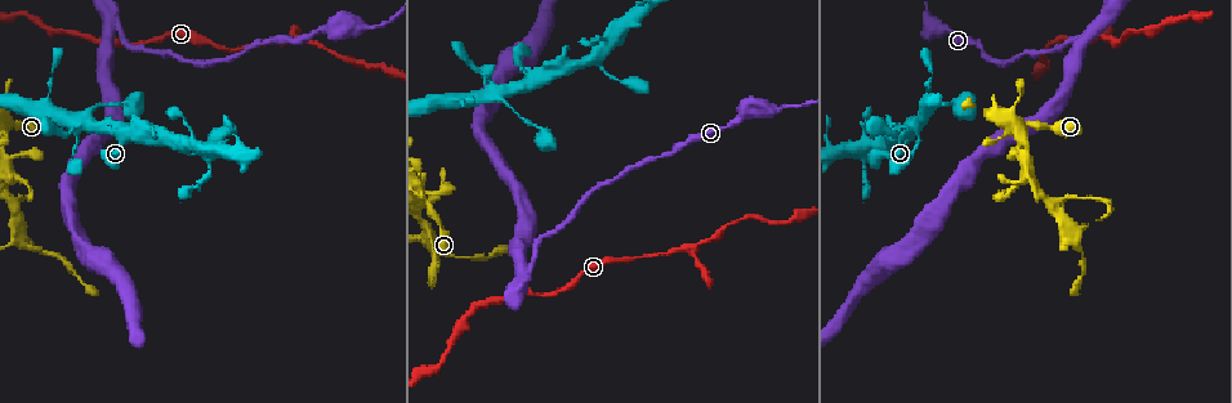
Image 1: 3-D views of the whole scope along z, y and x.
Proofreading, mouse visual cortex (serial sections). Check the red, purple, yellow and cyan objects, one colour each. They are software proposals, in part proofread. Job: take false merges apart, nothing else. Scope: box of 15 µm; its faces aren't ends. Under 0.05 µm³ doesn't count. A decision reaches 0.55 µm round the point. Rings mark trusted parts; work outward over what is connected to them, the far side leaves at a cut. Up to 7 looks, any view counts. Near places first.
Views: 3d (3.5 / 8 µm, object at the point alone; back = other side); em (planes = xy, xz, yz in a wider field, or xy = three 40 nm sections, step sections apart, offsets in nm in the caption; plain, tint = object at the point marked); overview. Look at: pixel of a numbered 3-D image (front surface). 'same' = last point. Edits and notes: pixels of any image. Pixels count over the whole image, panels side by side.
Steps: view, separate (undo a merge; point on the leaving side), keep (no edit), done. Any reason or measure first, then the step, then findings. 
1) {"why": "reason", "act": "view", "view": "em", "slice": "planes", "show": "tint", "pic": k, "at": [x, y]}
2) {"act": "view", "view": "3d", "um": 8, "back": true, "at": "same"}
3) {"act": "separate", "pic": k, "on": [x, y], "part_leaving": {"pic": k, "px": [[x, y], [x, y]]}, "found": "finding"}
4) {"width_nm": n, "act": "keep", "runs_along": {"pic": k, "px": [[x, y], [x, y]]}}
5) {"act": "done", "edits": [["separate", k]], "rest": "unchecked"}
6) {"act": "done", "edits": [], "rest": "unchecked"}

{"why": "thin neck", "act": "view", "view": "3d", "um": 3.5, "pic": 1, "at": [1094, 29]}

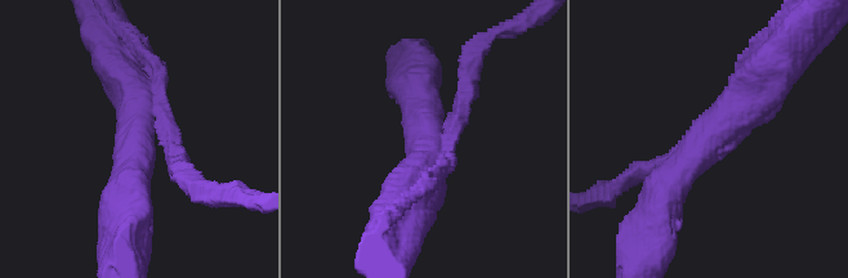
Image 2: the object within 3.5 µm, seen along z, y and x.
{"arms": 3, "arm_widths_nm": [250, 400, 500], "why": "now the EM", "act": "view", "view": "em", "slice": "planes", "show": "tint", "pic": 2, "at": [431, 128]}

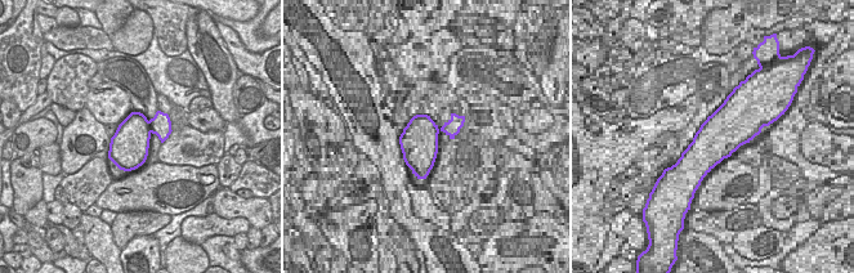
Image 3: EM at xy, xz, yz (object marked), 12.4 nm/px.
{"act": "keep", "runs_along": {"pic": 2, "px": [[179, 165], [164, 125], [139, 137], [128, 205]]}, "found": "continuous, no second cell"}

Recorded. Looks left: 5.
{"why": "branch point", "act": "view", "view": "em", "slice": "xy", "step": 3, "show": "tint", "pic": 1, "at": [687, 248]}

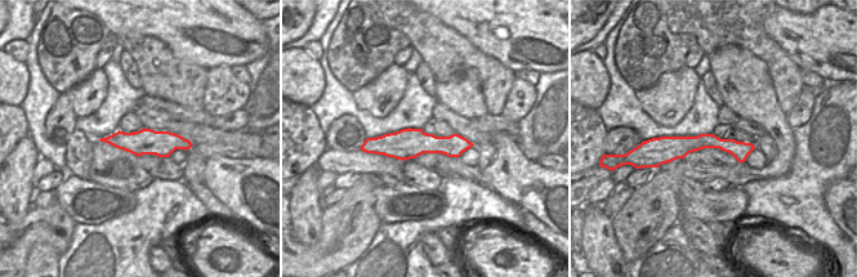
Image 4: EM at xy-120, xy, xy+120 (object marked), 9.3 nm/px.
{"act": "view", "view": "3d", "um": 3.5, "at": "same"}

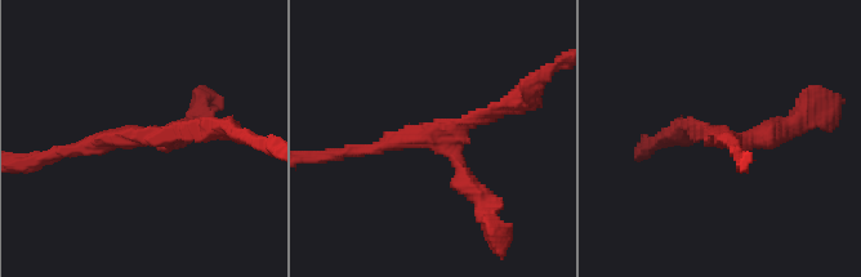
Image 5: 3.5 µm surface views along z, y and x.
{"act": "keep", "runs_along": {"pic": 4, "px": [[468, 144], [380, 144], [370, 150]]}, "found": "continuous, no second cell"}

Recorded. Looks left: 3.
{"act": "view", "view": "3d", "um": 8, "pic": 1, "at": [8, 124]}

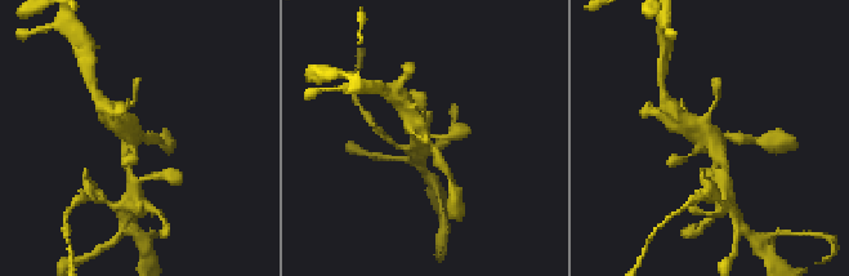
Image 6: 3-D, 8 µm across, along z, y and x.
{"arms": 4, "arm_widths_nm": [250, 300, 300, 450], "act": "view", "view": "em", "slice": "xy", "step": 2, "show": "tint", "pic": 6, "at": [141, 136]}

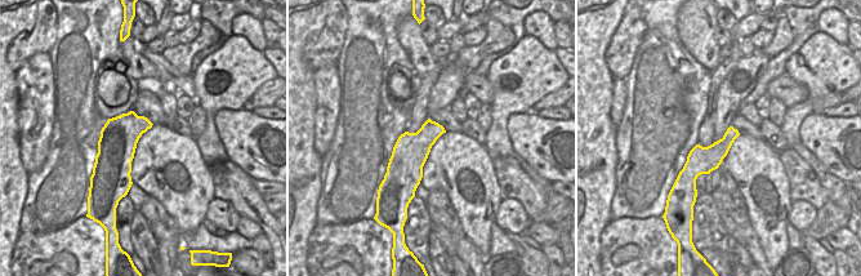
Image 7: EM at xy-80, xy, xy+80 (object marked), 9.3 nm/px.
{"act": "keep", "runs_along": {"pic": 6, "px": [[159, 138], [134, 138], [128, 167]]}, "found": "all the same cell"}

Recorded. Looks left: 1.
{"act": "done", "edits": [], "rest": "unchecked"}

